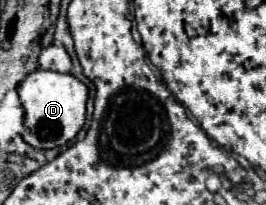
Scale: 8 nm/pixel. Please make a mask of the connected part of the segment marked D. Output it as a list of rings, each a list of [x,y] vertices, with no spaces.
[[[35,70],[19,84],[19,102],[25,112],[23,140],[33,148],[61,148],[71,142],[85,124],[85,104],[89,88],[73,74],[61,74],[53,70]]]

